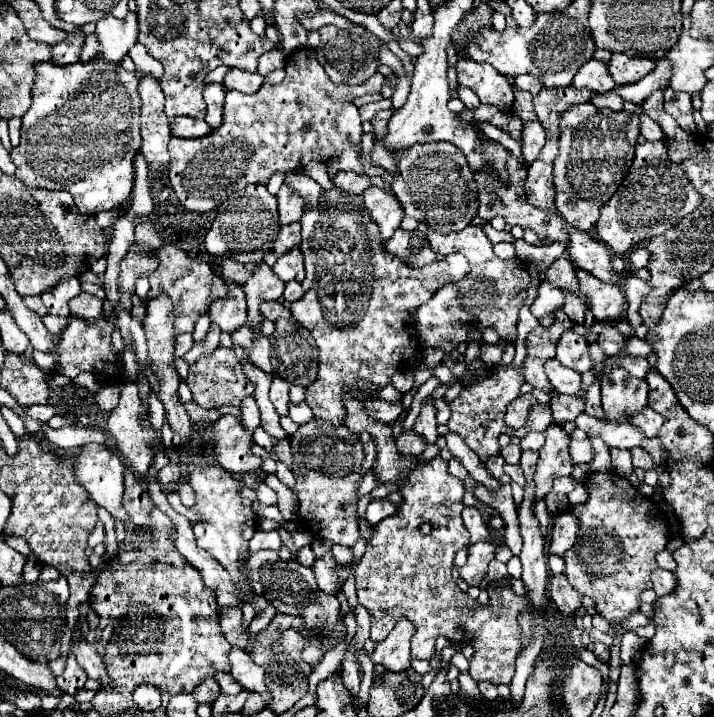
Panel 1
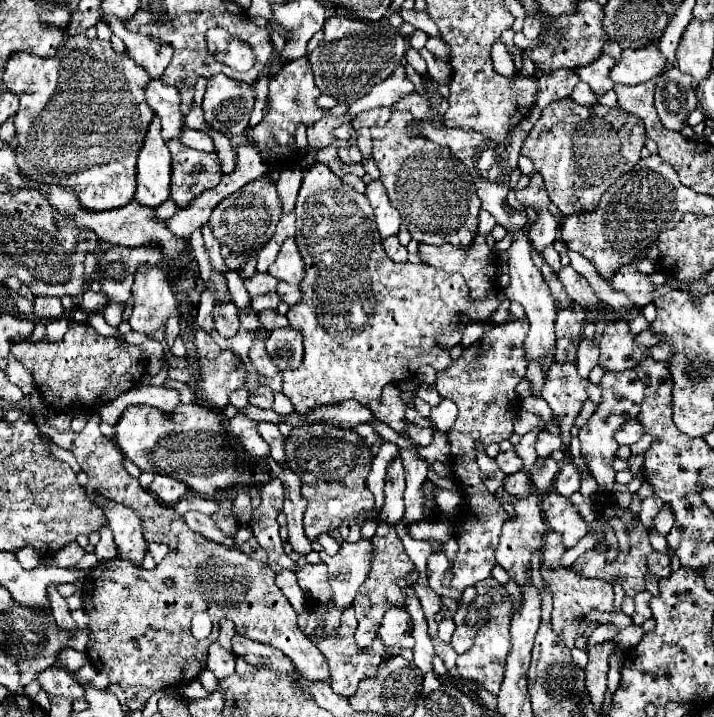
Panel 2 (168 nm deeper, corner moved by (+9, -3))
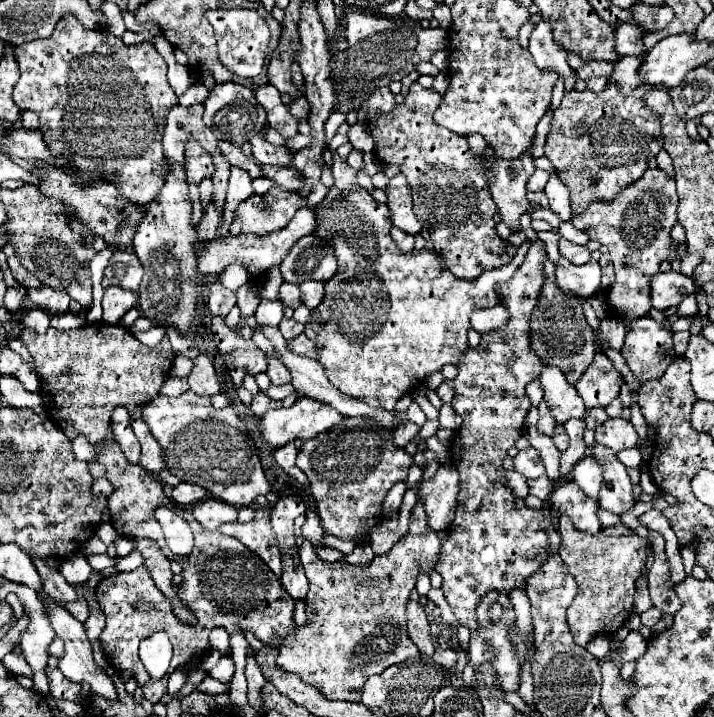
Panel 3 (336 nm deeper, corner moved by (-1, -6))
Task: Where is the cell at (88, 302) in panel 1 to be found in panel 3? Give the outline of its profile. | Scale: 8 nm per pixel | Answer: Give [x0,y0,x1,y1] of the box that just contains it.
[102,287,138,325]

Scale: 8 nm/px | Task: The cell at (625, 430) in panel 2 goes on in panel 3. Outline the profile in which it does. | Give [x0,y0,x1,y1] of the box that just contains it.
[596,419,638,453]

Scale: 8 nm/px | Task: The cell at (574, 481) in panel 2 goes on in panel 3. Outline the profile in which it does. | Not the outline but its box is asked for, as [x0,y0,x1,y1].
[572,455,602,499]

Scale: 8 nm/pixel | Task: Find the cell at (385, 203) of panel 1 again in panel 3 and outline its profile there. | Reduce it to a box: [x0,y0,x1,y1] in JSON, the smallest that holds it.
[386,173,422,235]

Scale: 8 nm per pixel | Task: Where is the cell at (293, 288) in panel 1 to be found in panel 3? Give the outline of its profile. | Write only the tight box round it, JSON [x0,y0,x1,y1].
[300,281,324,309]

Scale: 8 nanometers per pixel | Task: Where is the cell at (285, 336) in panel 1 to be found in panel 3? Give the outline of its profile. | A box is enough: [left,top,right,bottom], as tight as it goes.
[288,333,318,359]

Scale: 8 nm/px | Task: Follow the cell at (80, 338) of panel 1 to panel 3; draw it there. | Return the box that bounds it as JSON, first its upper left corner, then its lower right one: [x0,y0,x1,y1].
[18,321,174,445]

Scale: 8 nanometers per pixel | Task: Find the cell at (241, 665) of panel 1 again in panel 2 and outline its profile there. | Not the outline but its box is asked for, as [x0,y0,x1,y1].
[206,644,234,678]

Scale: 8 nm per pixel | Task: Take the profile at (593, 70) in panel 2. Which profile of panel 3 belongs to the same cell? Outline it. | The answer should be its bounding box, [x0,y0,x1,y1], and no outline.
[610,57,642,95]

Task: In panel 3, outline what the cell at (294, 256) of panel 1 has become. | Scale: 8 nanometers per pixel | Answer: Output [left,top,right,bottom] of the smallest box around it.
[280,235,336,283]

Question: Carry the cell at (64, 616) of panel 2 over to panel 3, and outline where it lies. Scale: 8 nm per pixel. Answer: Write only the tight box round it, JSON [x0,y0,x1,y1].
[32,555,78,601]

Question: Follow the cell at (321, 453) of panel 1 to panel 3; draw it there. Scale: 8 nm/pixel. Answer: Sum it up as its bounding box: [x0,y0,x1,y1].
[296,417,412,541]

